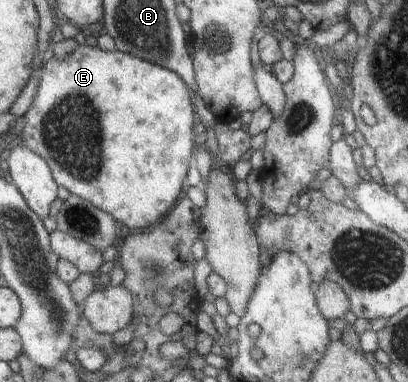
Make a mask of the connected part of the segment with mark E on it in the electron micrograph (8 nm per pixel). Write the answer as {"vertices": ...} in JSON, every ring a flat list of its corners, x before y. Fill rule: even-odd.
{"vertices":[[79,45,68,58,58,60,55,55,46,63,40,77,38,91,34,101,25,113,26,124,23,127,24,141,22,145,38,152,52,169,53,178,66,187,71,194,76,194,92,202,102,211,108,212,118,224,124,224,132,229,144,229,144,225,156,223,164,211,172,207,182,191,182,183,188,171,188,161,192,157,192,125,194,123,194,107,188,86,173,72,166,68,140,59,116,49,111,52,104,51,99,46]]}

